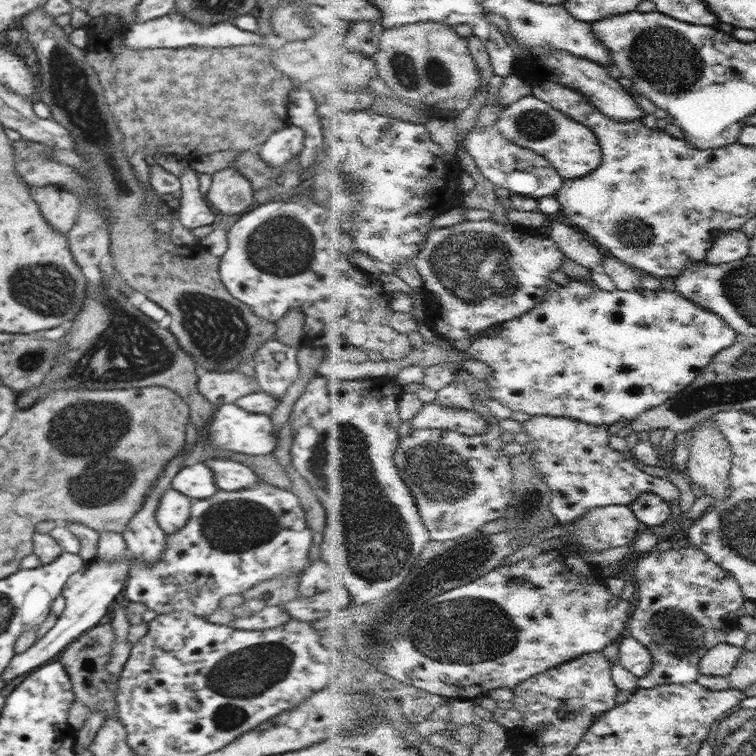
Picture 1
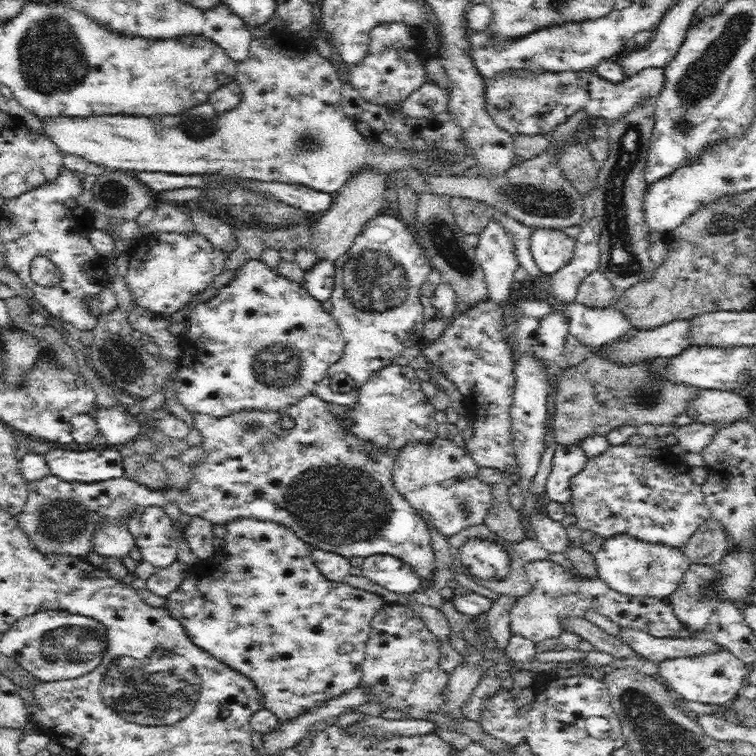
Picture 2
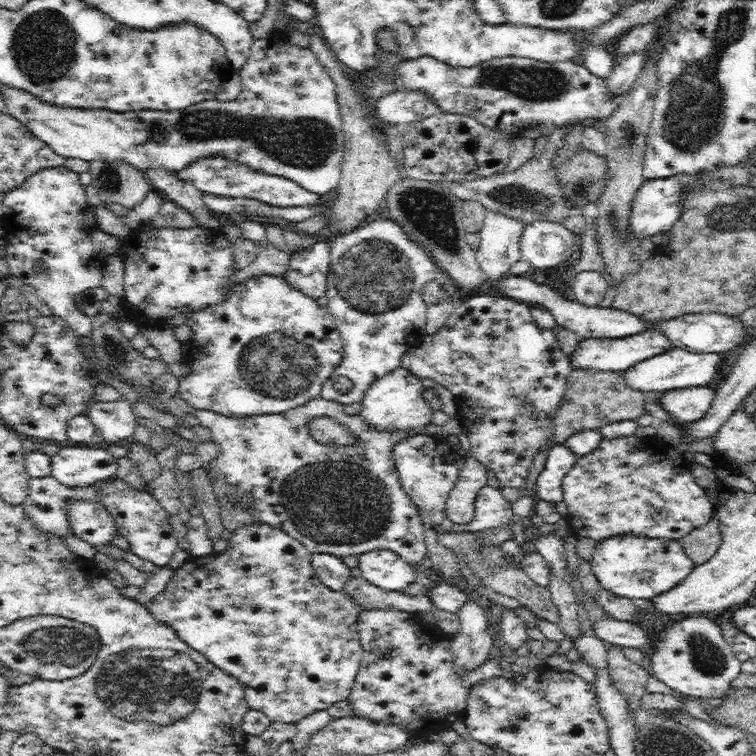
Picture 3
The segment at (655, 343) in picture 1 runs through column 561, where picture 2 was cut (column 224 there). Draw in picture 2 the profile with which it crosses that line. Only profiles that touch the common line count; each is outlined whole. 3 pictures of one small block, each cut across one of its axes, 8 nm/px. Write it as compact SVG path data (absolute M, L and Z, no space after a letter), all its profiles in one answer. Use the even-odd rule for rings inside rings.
M260 258L246 261L240 267L234 279L222 287L220 292L210 300L198 304L186 321L188 323L188 332L181 338L182 351L177 358L180 362L180 368L174 378L176 392L180 402L184 403L184 407L190 412L200 412L218 418L235 415L242 411L278 411L280 414L282 412L286 413L288 408L298 404L305 396L316 393L319 382L326 378L329 368L342 358L345 347L345 339L341 336L337 320L324 310L321 302L310 296L300 282L276 274Z

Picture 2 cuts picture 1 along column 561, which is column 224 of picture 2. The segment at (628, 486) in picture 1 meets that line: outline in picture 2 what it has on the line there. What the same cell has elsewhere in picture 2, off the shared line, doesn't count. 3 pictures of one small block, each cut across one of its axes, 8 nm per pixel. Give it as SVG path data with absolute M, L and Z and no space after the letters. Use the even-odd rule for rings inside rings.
M317 394L305 396L298 404L288 408L286 416L292 422L290 428L284 428L284 416L276 412L242 411L235 415L226 417L215 417L200 412L191 412L194 427L203 436L201 446L208 453L206 461L196 466L194 476L190 480L190 493L182 495L178 492L177 500L180 509L192 517L198 517L204 524L225 524L236 518L248 518L259 522L267 521L277 523L287 527L296 534L310 548L322 550L324 552L334 552L346 559L351 557L366 557L370 555L392 554L396 558L408 563L421 577L424 585L431 581L434 572L434 558L432 557L432 546L430 536L424 520L418 516L418 512L410 505L410 502L398 491L394 484L393 466L396 454L392 453L390 447L380 447L372 441L364 439L363 436L352 431L351 425L346 423L343 415L334 414L329 402L320 398Z

